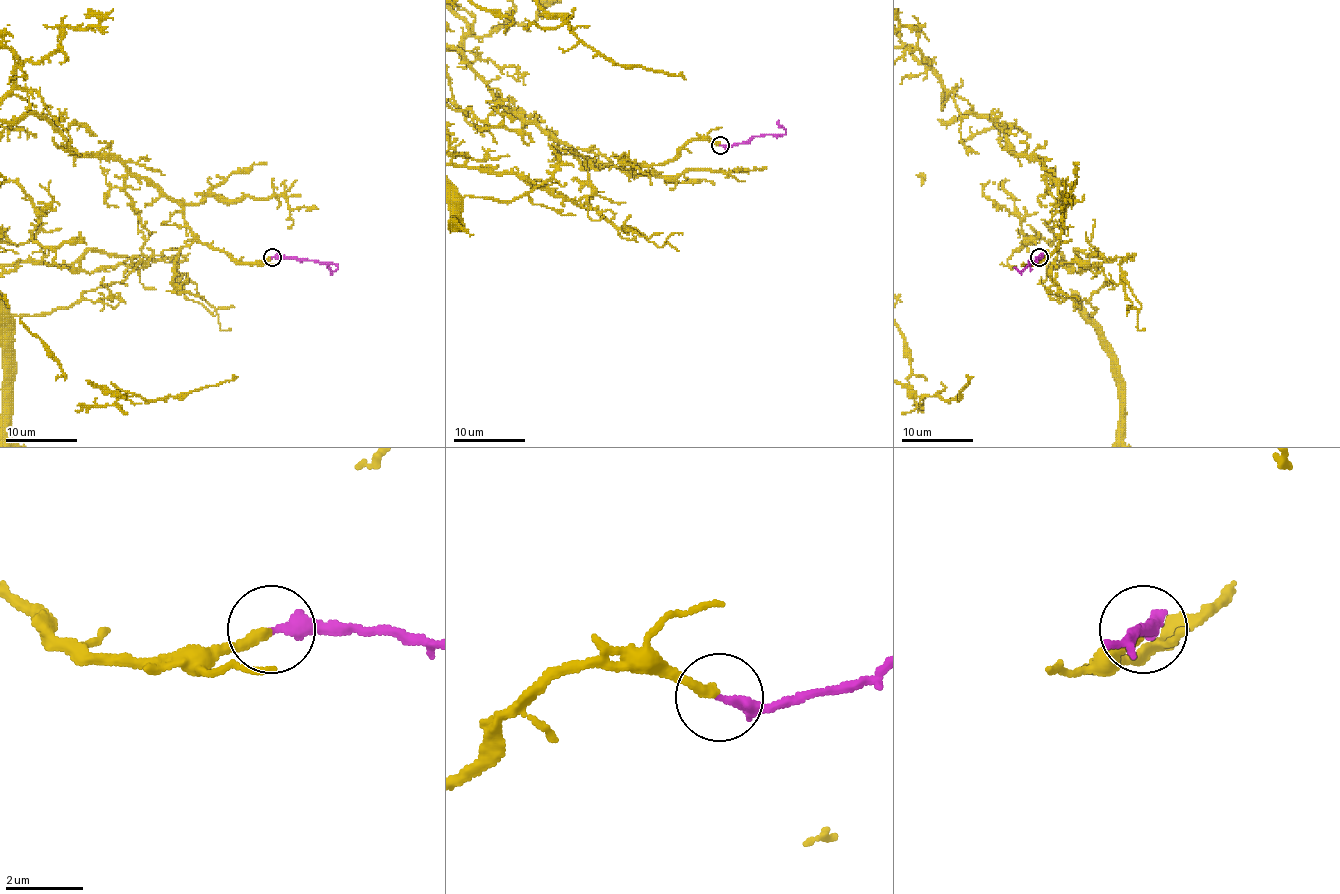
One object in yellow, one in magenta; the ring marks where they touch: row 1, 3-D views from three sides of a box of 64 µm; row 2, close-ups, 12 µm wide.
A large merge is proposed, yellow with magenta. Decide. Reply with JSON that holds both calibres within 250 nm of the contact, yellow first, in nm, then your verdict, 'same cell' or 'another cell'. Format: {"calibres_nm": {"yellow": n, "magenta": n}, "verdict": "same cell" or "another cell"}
{"calibres_nm": {"yellow": 280, "magenta": 280}, "verdict": "same cell"}

